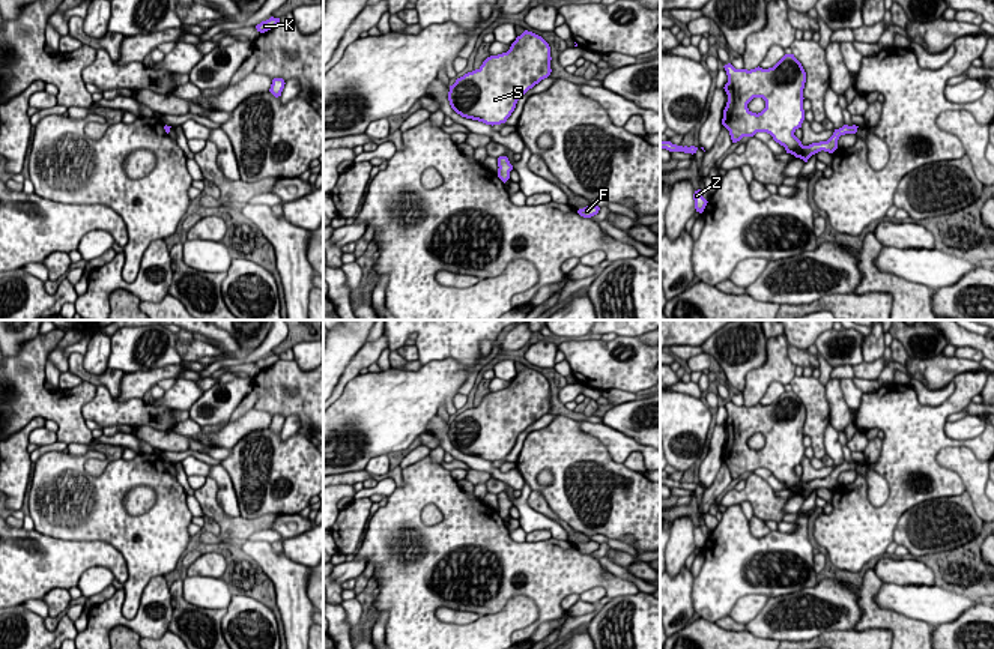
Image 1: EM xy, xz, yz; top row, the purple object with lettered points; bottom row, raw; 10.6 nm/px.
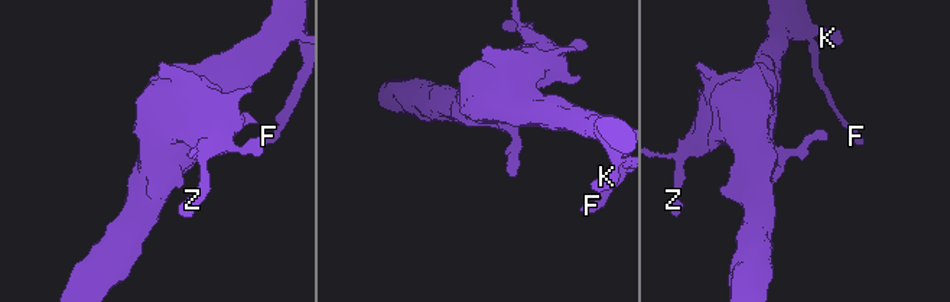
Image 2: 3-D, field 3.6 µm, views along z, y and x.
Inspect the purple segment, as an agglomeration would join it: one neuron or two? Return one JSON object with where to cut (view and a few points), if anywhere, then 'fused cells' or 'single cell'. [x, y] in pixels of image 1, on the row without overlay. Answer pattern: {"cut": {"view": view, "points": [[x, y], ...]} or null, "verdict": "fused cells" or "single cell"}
{"cut": null, "verdict": "single cell"}

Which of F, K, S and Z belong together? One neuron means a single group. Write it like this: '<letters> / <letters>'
F K S Z

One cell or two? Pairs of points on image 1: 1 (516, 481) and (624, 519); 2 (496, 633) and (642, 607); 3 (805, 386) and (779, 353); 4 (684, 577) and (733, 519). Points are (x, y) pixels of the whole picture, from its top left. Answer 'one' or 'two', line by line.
1: two
2: two
3: two
4: two

